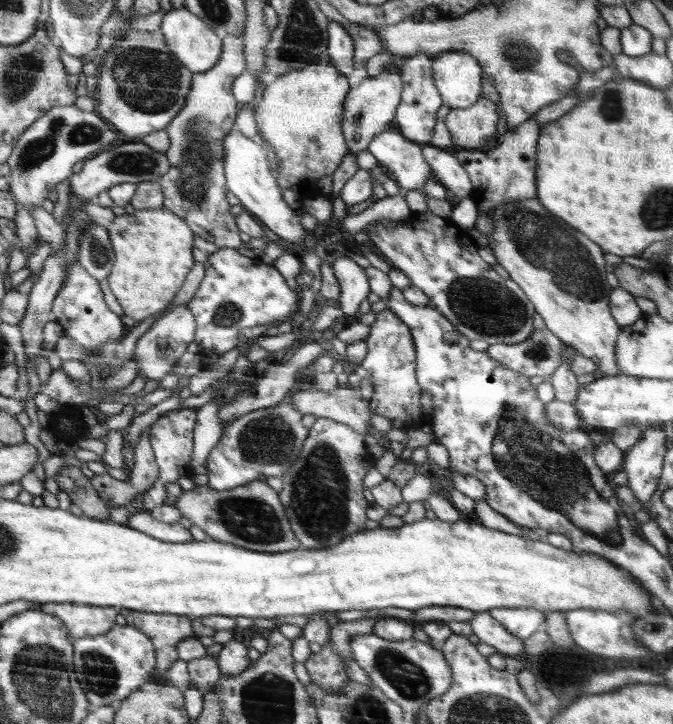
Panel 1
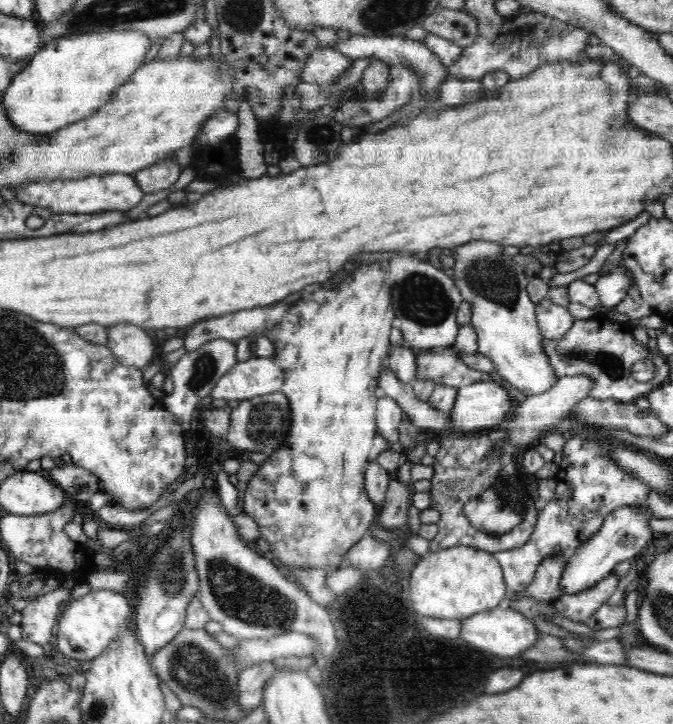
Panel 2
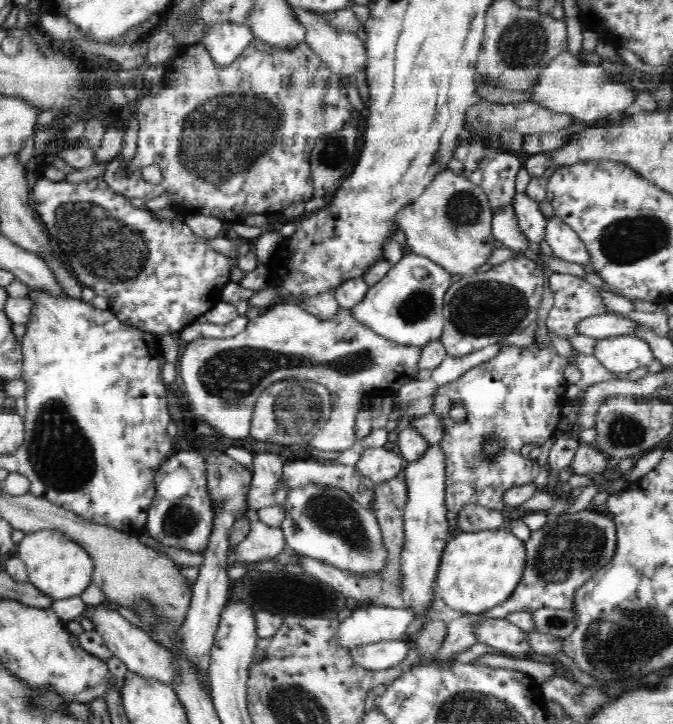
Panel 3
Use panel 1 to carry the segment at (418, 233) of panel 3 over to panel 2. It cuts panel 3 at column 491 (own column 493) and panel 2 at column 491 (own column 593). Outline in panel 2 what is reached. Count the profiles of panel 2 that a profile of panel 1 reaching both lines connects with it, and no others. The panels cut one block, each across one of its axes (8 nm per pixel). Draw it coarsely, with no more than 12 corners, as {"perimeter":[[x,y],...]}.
{"perimeter":[[456,246],[478,352],[526,396],[555,378],[530,278],[504,246]]}

